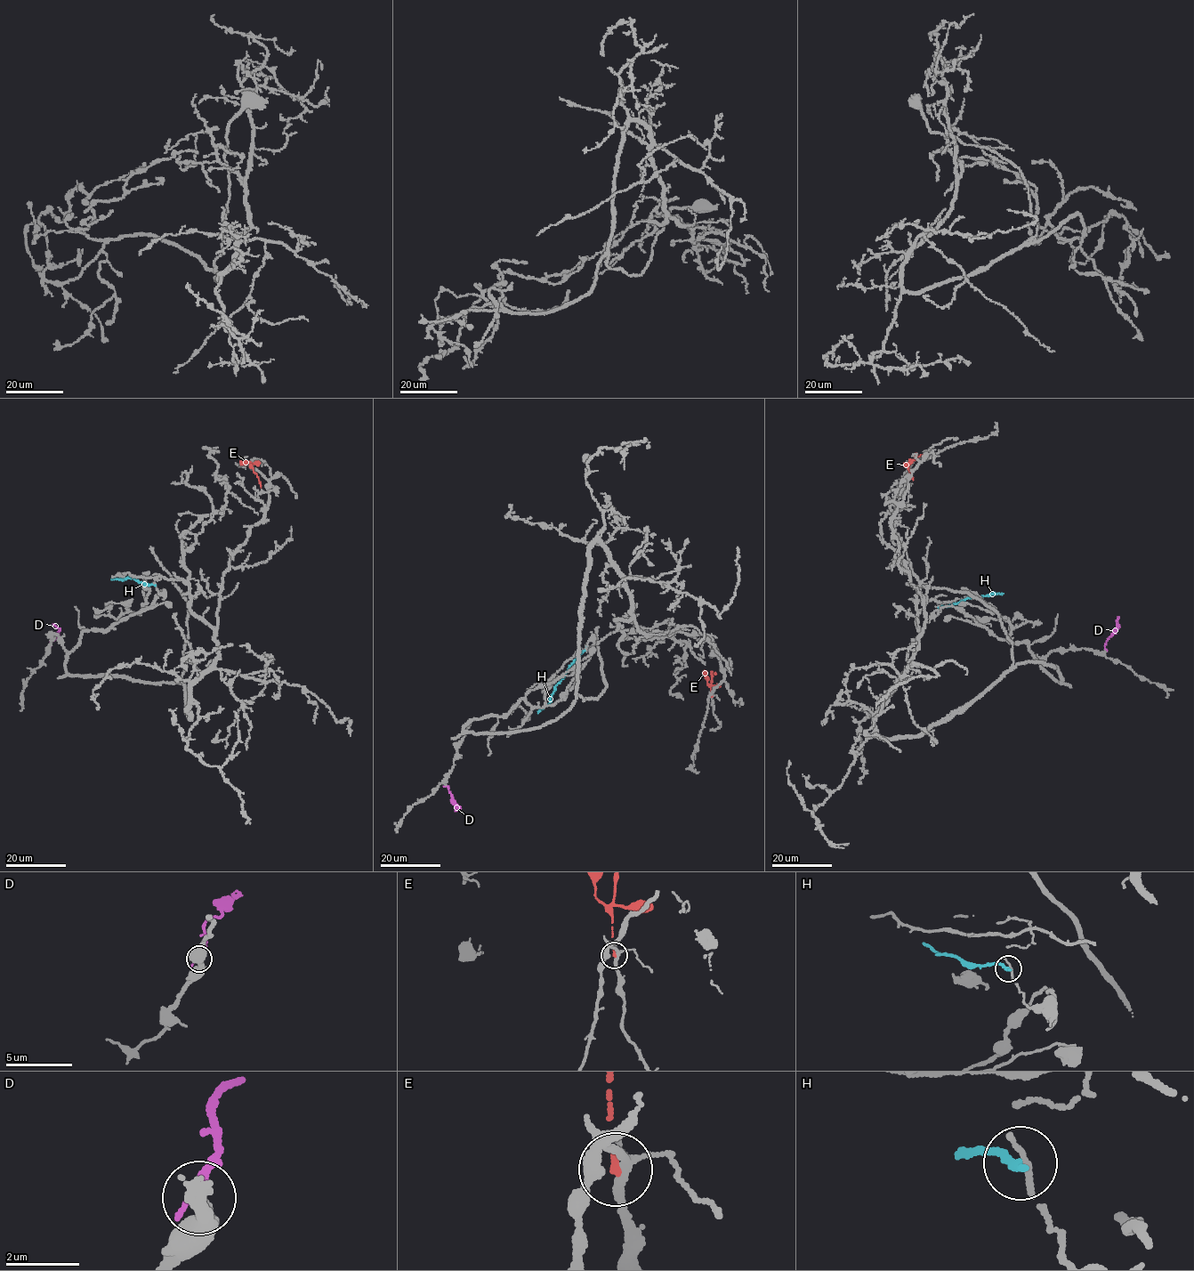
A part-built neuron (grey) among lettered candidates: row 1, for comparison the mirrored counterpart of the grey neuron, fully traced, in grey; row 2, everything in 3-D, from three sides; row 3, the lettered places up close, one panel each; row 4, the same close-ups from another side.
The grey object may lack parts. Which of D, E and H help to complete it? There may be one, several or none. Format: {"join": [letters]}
{"join": []}

